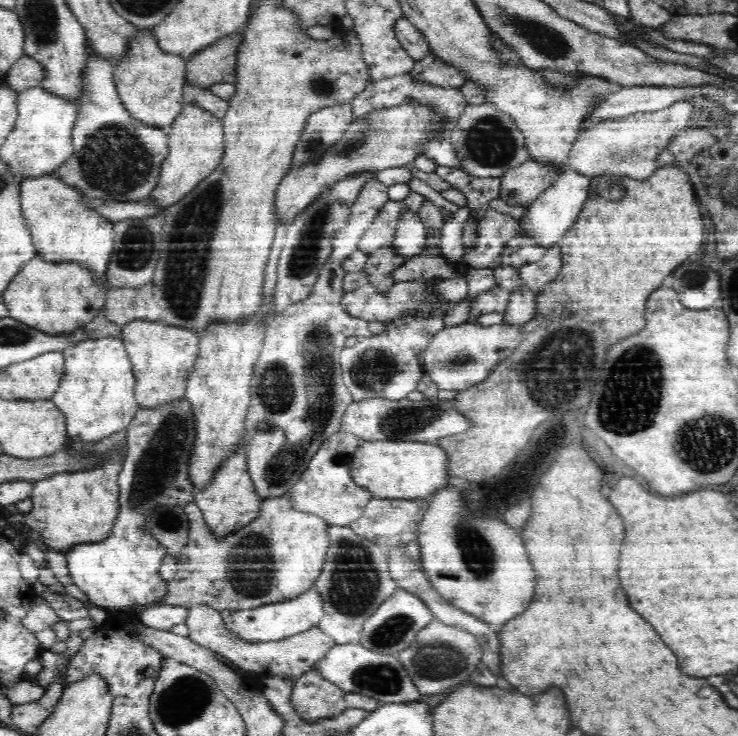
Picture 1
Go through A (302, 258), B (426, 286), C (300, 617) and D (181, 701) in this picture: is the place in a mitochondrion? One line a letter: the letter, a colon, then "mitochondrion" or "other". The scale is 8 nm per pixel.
A: mitochondrion
B: other
C: other
D: mitochondrion

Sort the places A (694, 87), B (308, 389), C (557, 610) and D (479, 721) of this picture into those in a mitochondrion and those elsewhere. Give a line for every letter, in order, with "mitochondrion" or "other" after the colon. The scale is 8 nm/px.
A: other
B: mitochondrion
C: other
D: other

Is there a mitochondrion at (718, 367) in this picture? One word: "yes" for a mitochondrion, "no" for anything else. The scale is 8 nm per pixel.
no

